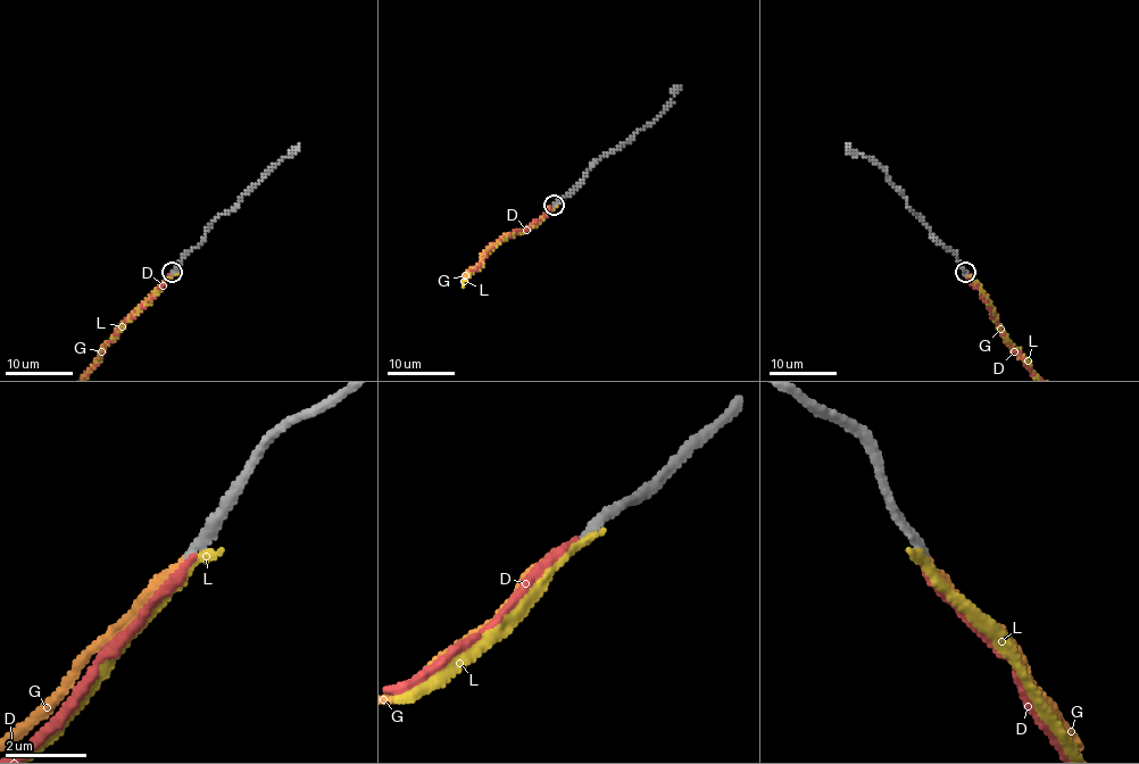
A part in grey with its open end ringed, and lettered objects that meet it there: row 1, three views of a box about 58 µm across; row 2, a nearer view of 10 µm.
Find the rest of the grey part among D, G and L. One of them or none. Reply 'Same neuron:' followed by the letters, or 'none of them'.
Same neuron: G

